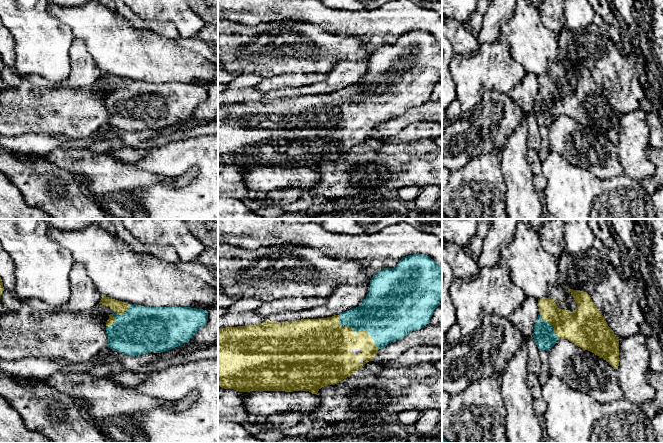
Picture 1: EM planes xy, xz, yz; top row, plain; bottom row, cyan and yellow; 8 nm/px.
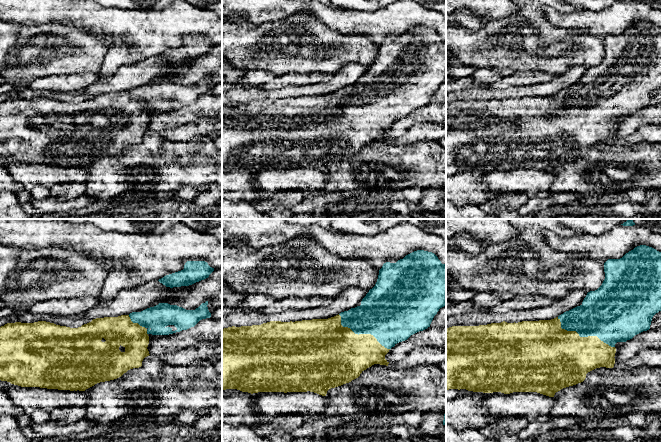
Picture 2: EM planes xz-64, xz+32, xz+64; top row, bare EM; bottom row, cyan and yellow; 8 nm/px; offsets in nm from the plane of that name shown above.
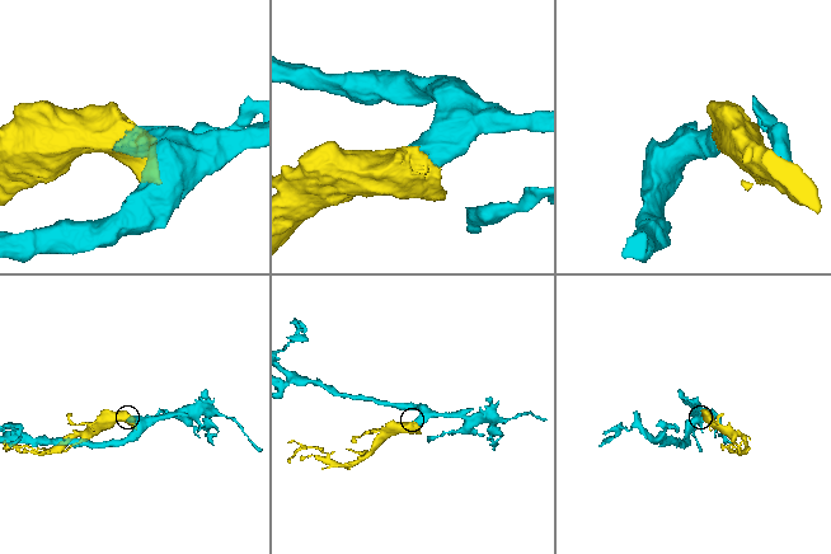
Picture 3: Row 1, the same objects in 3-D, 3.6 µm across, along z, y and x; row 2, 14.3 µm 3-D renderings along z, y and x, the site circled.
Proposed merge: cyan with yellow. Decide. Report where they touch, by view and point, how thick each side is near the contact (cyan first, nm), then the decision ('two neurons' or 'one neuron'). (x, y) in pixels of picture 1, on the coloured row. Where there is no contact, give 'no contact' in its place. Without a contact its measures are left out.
meets cyan in xz at (356, 331); 380 nm thick on the cyan side, 360 nm on the other; one neuron

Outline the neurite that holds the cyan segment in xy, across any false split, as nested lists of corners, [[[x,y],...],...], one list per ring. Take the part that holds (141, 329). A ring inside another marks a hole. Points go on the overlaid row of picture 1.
[[[106,296],[99,304],[114,310],[106,322],[107,347],[130,356],[165,352],[188,343],[208,321],[206,310],[191,307],[130,305]]]

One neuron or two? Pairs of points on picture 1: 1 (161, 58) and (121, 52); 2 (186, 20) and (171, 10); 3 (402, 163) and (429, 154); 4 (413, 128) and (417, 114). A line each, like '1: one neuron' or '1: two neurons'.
1: one neuron
2: one neuron
3: one neuron
4: two neurons

